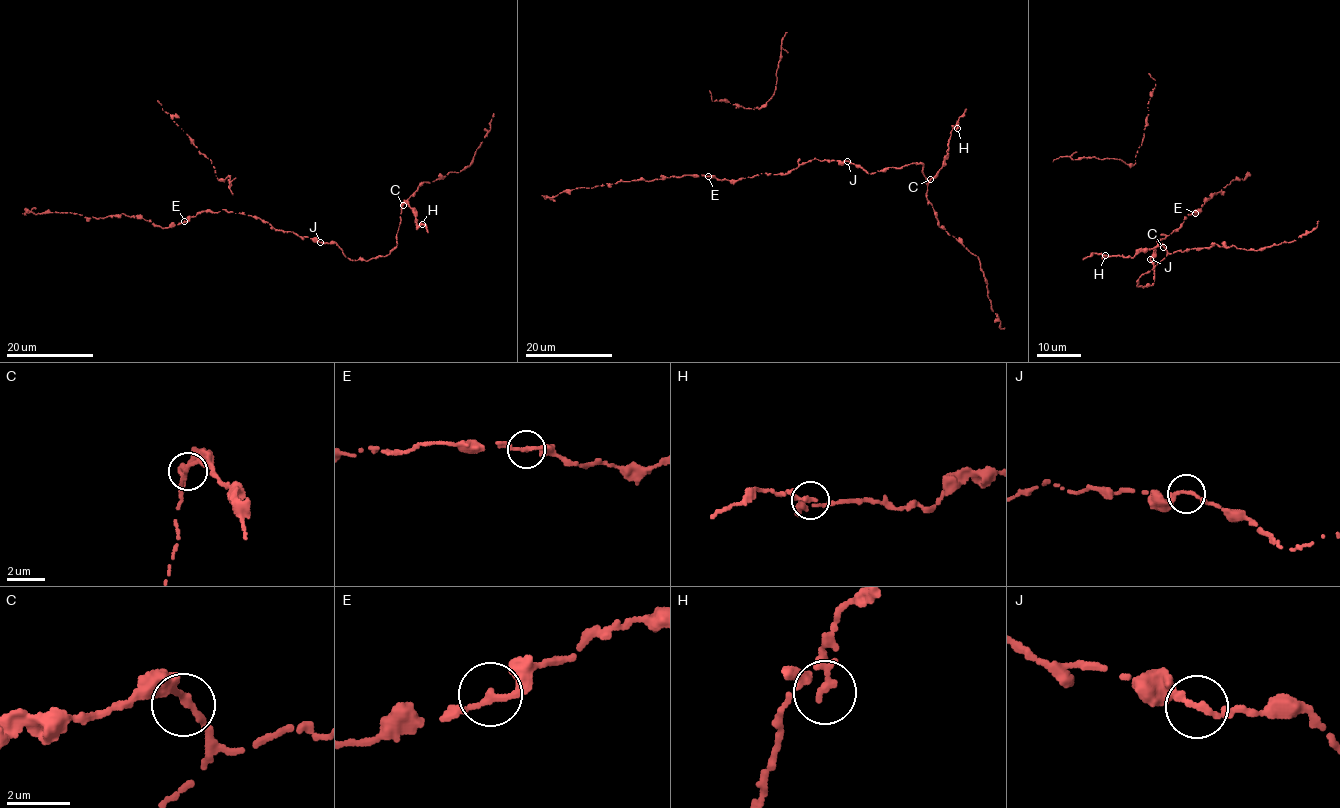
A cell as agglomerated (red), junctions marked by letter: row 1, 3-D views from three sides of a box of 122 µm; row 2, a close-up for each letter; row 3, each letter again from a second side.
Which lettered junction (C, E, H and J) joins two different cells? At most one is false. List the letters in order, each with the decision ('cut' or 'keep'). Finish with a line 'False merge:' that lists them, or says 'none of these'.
C: keep
E: keep
H: keep
J: keep
False merge: none of these

